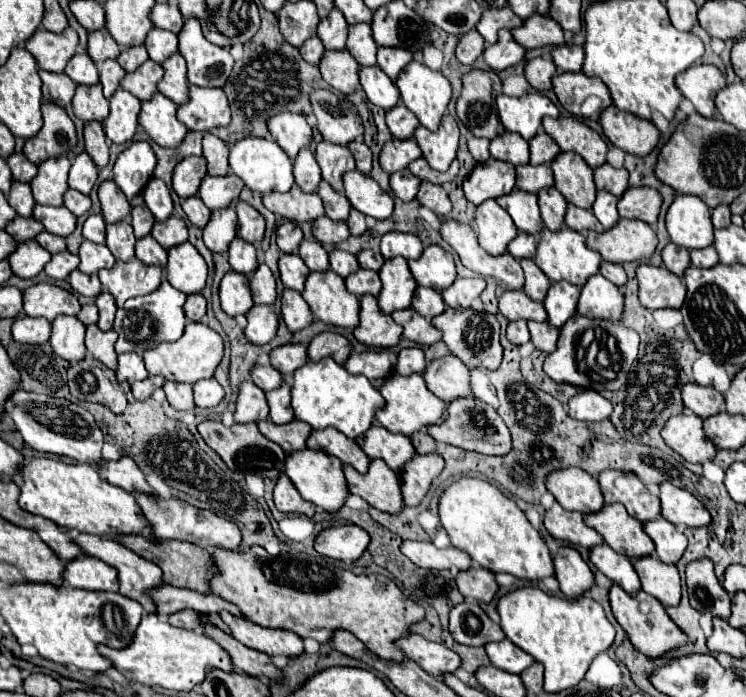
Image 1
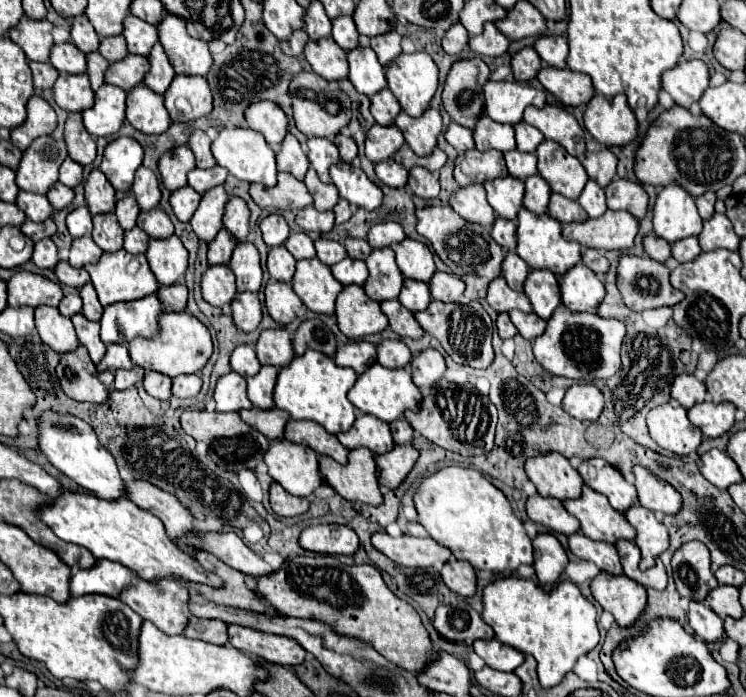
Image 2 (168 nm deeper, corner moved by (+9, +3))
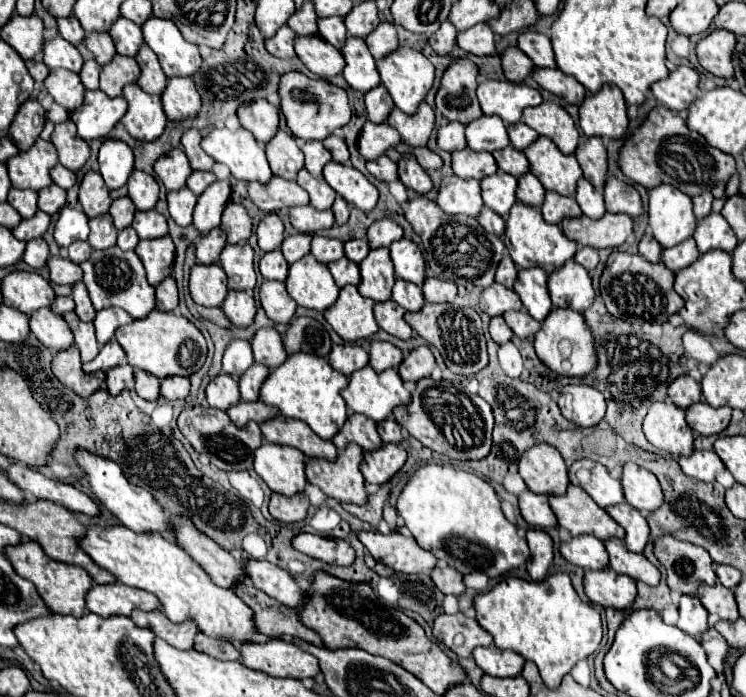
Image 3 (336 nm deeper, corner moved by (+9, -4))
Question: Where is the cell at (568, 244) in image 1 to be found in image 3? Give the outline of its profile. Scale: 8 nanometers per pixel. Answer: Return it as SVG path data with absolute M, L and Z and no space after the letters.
M517 202L511 208L511 214L507 218L507 228L505 228L503 242L505 242L505 246L507 246L507 250L509 250L511 258L513 258L513 262L519 268L539 266L547 274L559 270L577 252L577 244L573 240L567 240L559 226L545 222L539 208L525 208L525 204L521 204L521 202Z

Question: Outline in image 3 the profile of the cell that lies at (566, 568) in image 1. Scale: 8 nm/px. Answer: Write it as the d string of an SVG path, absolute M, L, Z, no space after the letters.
M529 528L527 542L529 542L529 550L531 550L531 558L527 562L527 572L535 582L539 582L541 578L547 576L547 572L553 564L553 540L547 532Z

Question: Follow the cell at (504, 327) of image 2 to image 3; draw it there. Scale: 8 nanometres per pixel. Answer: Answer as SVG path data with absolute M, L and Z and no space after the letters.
M503 316L491 318L489 334L491 334L491 338L493 338L497 344L505 344L505 342L509 342L509 340L513 338L513 332L511 332L511 328L505 324Z

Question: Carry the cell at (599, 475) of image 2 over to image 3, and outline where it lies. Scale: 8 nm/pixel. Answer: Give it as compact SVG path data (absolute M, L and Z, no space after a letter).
M577 460L569 468L571 484L581 486L601 508L617 506L625 502L623 486L619 480L611 478L609 470L595 460Z

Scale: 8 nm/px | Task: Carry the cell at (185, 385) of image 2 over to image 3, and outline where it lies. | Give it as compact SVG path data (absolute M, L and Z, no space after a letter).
M173 376L173 378L161 380L161 396L165 400L185 400L189 396L189 390L191 390L189 378Z

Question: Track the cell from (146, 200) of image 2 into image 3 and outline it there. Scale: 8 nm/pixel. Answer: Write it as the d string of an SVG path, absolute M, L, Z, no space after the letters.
M135 170L127 182L129 198L139 210L153 210L159 200L159 184L153 176Z

